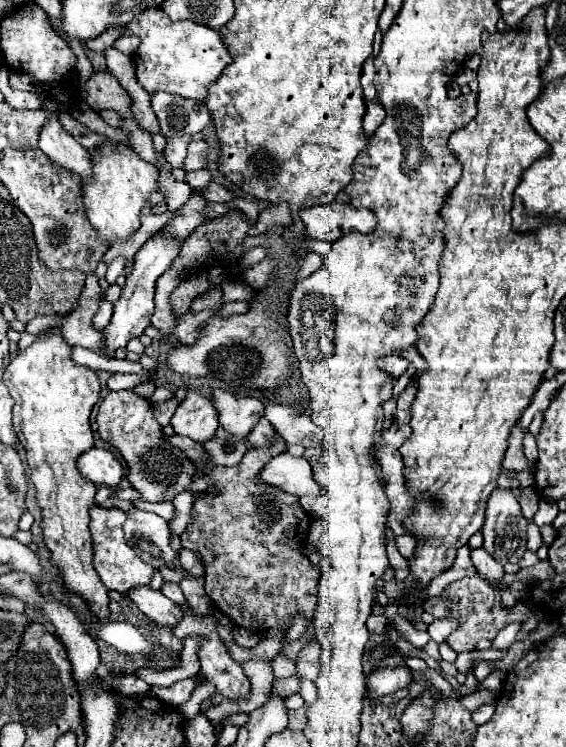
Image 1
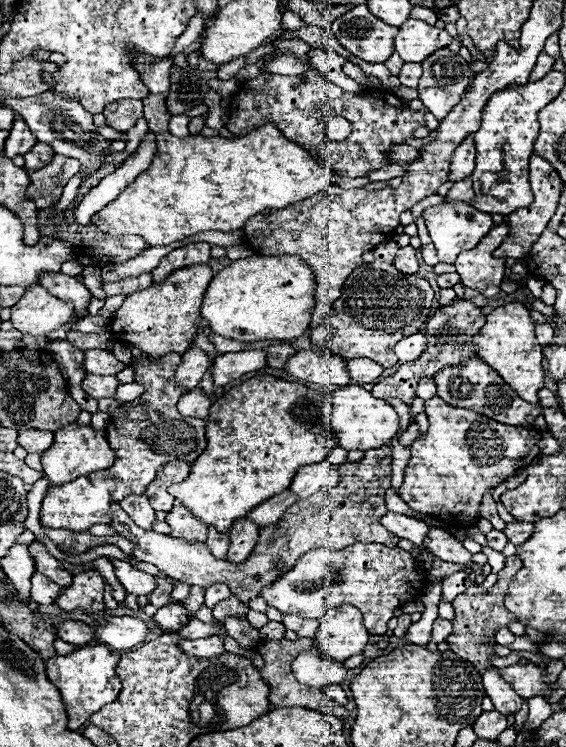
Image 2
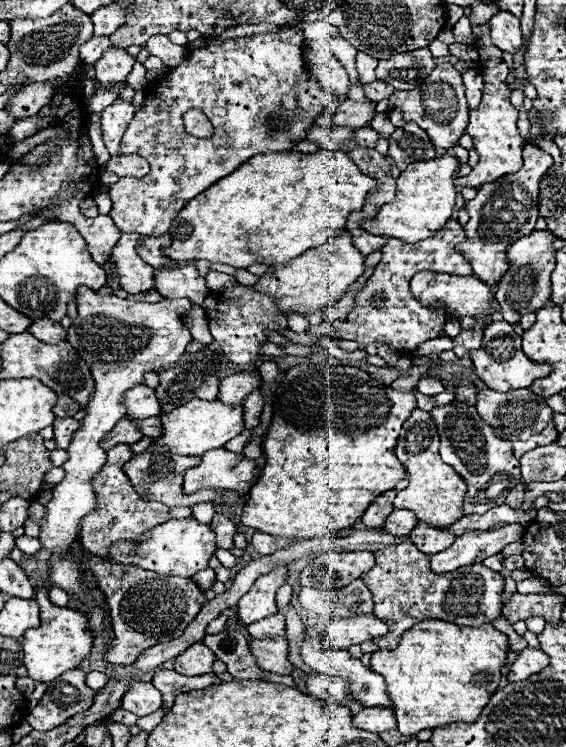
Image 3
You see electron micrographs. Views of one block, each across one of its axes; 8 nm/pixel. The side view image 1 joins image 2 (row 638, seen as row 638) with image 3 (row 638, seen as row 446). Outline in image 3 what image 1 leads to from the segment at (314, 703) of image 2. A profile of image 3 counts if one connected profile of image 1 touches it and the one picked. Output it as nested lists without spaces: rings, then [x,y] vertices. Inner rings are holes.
[[[284,636],[250,640],[250,652],[262,670],[288,676],[294,666],[288,660],[288,640]]]

